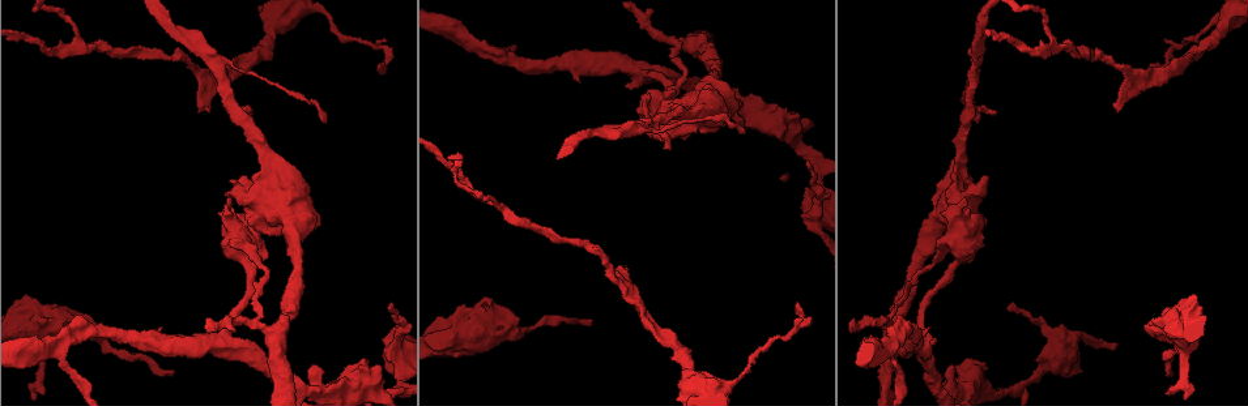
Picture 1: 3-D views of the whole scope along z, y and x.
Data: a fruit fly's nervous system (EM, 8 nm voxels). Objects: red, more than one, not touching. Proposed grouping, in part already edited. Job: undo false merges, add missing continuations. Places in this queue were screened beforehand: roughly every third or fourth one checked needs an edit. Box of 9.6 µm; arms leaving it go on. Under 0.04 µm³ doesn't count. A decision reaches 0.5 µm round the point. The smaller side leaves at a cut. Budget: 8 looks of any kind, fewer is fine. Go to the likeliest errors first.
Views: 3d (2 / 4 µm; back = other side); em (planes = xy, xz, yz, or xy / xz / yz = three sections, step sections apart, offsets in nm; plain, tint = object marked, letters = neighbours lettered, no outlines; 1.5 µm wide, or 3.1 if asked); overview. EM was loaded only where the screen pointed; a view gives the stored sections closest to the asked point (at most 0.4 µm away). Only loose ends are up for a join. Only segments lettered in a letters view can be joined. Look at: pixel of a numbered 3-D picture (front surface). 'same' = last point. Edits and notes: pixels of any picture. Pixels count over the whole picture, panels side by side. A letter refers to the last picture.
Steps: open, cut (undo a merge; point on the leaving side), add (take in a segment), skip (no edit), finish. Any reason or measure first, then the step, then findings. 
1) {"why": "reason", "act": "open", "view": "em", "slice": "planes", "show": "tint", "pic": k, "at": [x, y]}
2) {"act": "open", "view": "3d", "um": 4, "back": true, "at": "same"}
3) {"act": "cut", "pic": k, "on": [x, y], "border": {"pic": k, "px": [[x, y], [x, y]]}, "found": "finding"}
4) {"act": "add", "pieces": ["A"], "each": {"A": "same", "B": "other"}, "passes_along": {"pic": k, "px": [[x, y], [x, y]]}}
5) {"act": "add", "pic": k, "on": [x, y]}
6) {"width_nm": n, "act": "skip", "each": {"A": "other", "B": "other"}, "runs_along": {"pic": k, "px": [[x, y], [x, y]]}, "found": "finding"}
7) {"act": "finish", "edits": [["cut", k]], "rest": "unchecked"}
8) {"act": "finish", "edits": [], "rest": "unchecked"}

{"why": "free end", "act": "open", "view": "em", "slice": "xy", "step": 8, "show": "letters", "pic": 1, "at": [590, 320]}

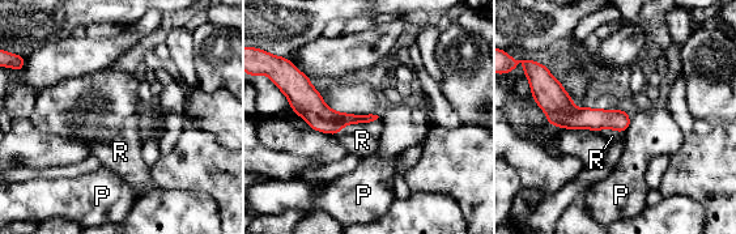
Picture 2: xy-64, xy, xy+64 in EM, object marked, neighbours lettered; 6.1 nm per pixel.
{"act": "open", "view": "em", "slice": "planes", "show": "letters", "at": "same"}

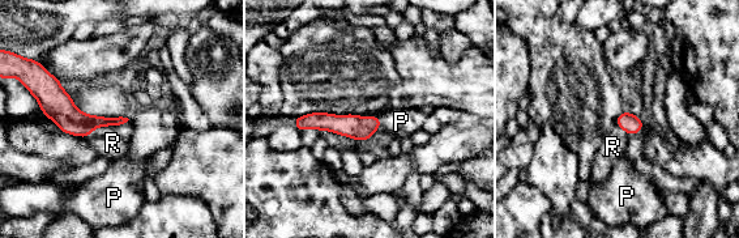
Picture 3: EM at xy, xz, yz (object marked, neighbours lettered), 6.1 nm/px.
{"longest_contact_nm": ["R", 280], "act": "add", "pieces": ["R"], "each": {"P": "other", "R": "same"}, "found": "the neuron continues"}

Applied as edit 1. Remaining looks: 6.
{"act": "open", "view": "overview"}

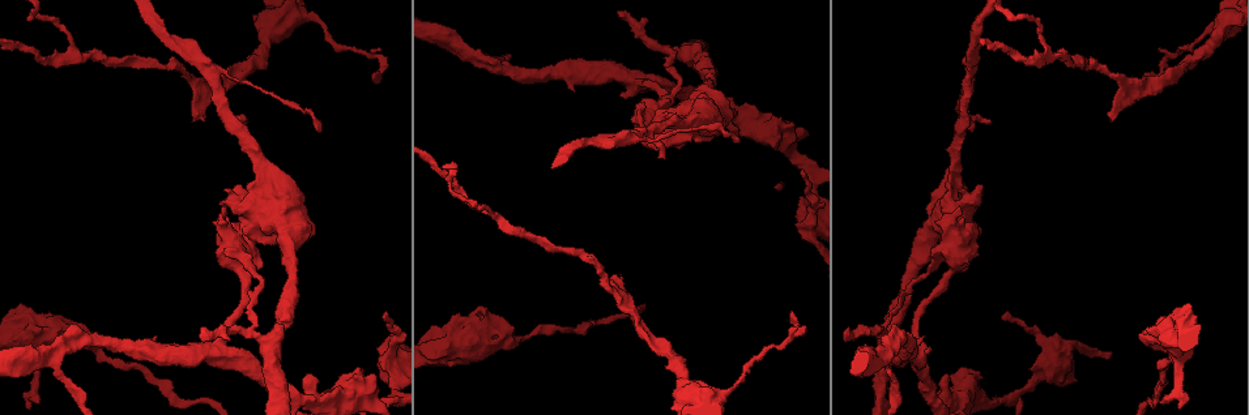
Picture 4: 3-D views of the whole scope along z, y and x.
{"why": "an open end", "act": "open", "view": "em", "slice": "yz", "step": 4, "show": "letters", "pic": 4, "at": [611, 281]}

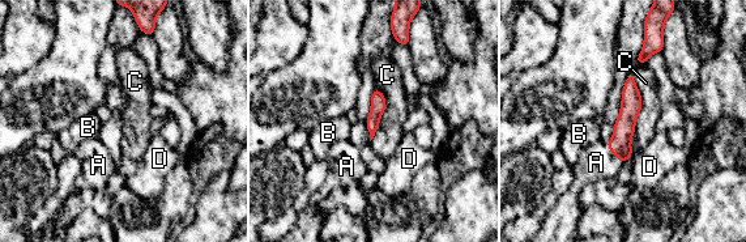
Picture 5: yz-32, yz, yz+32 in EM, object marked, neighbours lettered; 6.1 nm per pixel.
{"longest_contact_nm": ["C", 500], "act": "add", "pieces": ["A"], "each": {"A": "same", "B": "other", "C": "other", "D": "other"}, "found": "the neuron continues"}

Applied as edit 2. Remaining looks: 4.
{"why": "an open end", "act": "open", "view": "em", "slice": "xy", "step": 4, "show": "tint", "pic": 4, "at": [990, 121]}

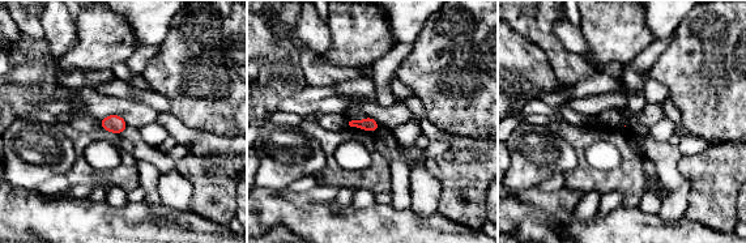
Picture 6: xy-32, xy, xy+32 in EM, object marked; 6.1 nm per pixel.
{"act": "open", "view": "em", "slice": "xy", "step": 4, "show": "letters", "at": "same"}

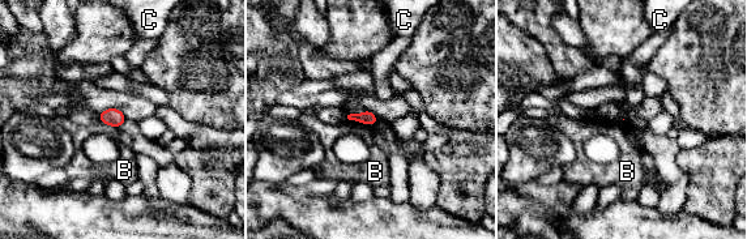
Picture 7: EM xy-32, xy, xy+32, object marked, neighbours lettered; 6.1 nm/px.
{"longest_contact_nm": ["B", 160], "act": "skip", "each": {"B": "other", "C": "other"}, "found": "no lettered segment goes on from it"}

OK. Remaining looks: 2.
{"act": "finish", "edits": [["add", 3], ["add", 5]], "rest": "unchecked"}

